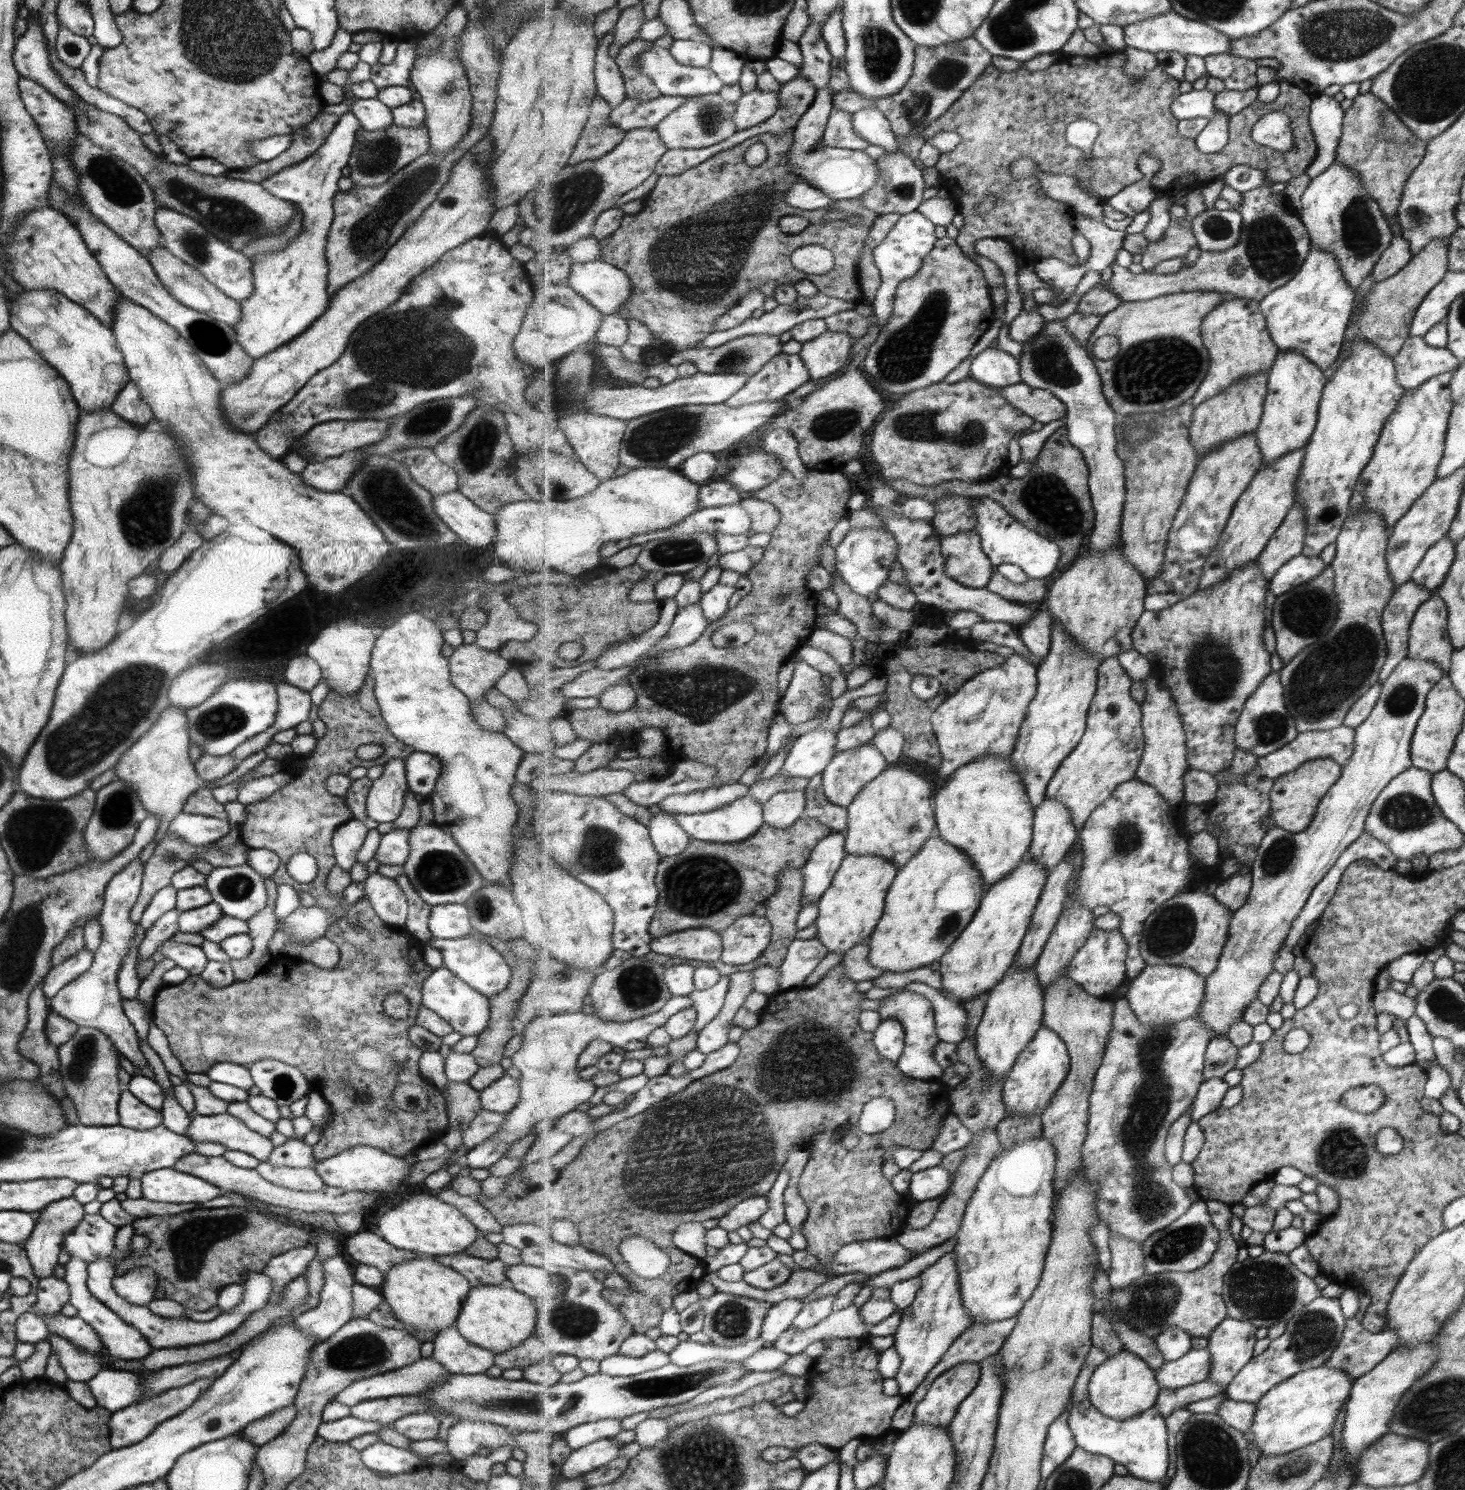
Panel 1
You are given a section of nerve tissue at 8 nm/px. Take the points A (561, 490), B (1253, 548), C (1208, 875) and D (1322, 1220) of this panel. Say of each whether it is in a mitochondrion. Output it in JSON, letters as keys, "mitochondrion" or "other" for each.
{"A":"mitochondrion","B":"other","C":"other","D":"other"}

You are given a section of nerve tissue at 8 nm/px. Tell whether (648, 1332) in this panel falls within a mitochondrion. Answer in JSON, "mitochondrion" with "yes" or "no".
{"mitochondrion":"no"}

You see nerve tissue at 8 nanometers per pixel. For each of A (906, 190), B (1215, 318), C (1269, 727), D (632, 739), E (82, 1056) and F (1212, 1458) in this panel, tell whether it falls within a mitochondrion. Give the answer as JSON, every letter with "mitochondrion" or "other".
{"A":"mitochondrion","B":"other","C":"mitochondrion","D":"other","E":"mitochondrion","F":"mitochondrion"}

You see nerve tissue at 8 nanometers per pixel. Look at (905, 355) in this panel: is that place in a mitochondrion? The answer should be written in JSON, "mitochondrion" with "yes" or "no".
{"mitochondrion":"yes"}

